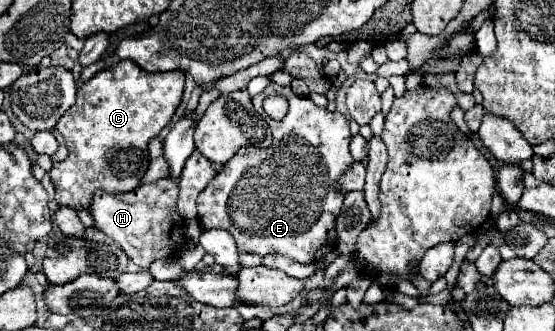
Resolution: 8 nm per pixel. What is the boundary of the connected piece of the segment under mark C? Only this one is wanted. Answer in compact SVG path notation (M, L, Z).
M130 60L104 68L78 88L76 104L56 124L70 150L68 158L50 170L58 206L88 210L96 190L120 194L138 188L148 170L146 146L174 116L182 90L184 72L148 74Z

